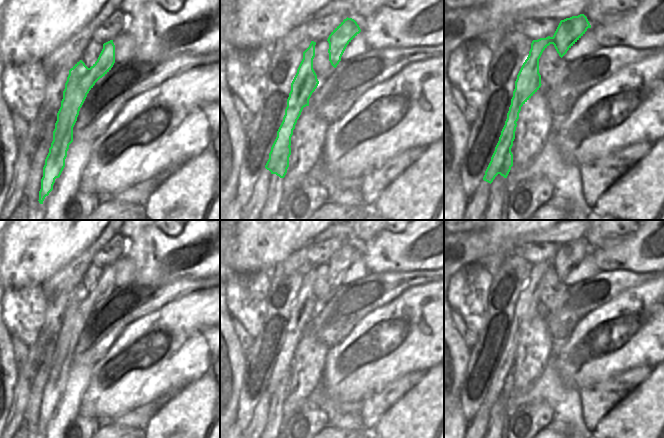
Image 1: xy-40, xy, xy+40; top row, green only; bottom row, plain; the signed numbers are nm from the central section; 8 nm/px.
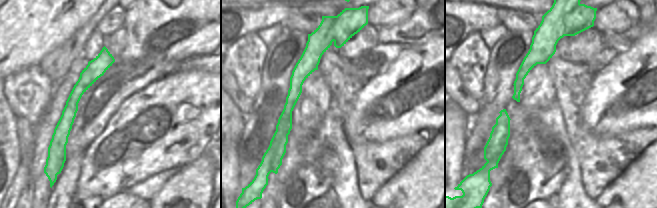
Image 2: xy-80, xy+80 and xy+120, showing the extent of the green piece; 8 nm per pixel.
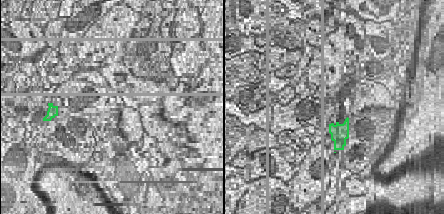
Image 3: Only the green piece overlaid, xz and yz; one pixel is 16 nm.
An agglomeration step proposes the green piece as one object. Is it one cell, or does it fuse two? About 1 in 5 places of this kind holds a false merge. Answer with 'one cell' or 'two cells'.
two cells

